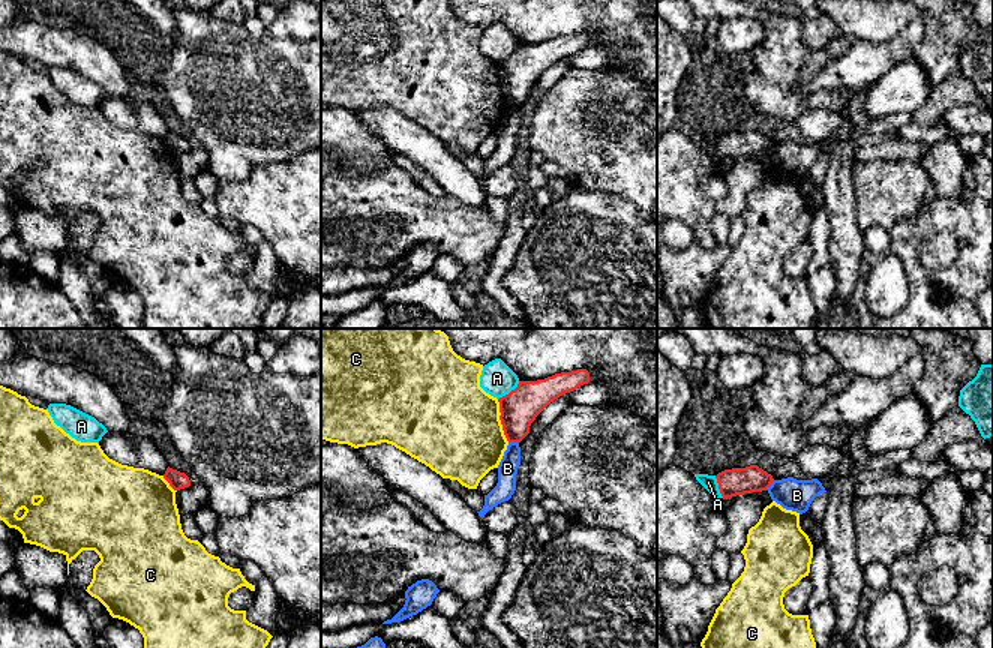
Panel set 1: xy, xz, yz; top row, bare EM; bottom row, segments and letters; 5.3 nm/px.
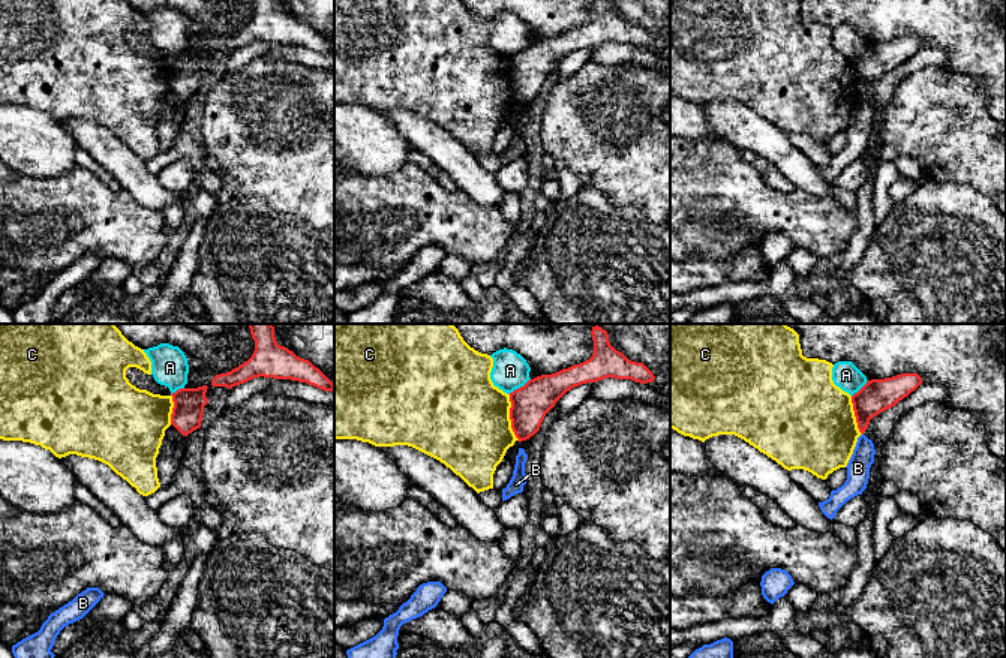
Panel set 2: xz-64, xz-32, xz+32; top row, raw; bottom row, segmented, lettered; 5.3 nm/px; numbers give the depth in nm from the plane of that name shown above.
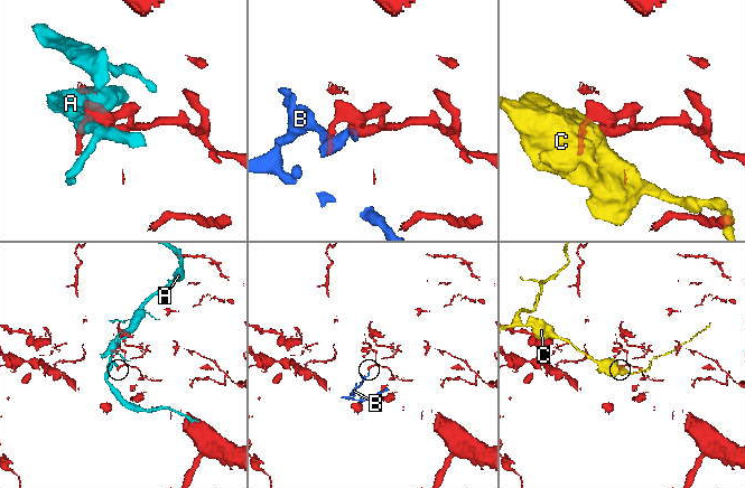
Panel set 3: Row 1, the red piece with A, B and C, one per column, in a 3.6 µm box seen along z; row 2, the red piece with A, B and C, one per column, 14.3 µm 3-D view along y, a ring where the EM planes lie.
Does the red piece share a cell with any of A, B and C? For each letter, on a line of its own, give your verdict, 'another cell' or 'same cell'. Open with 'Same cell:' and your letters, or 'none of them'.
Same cell: none of them
A: another cell
B: another cell
C: another cell

